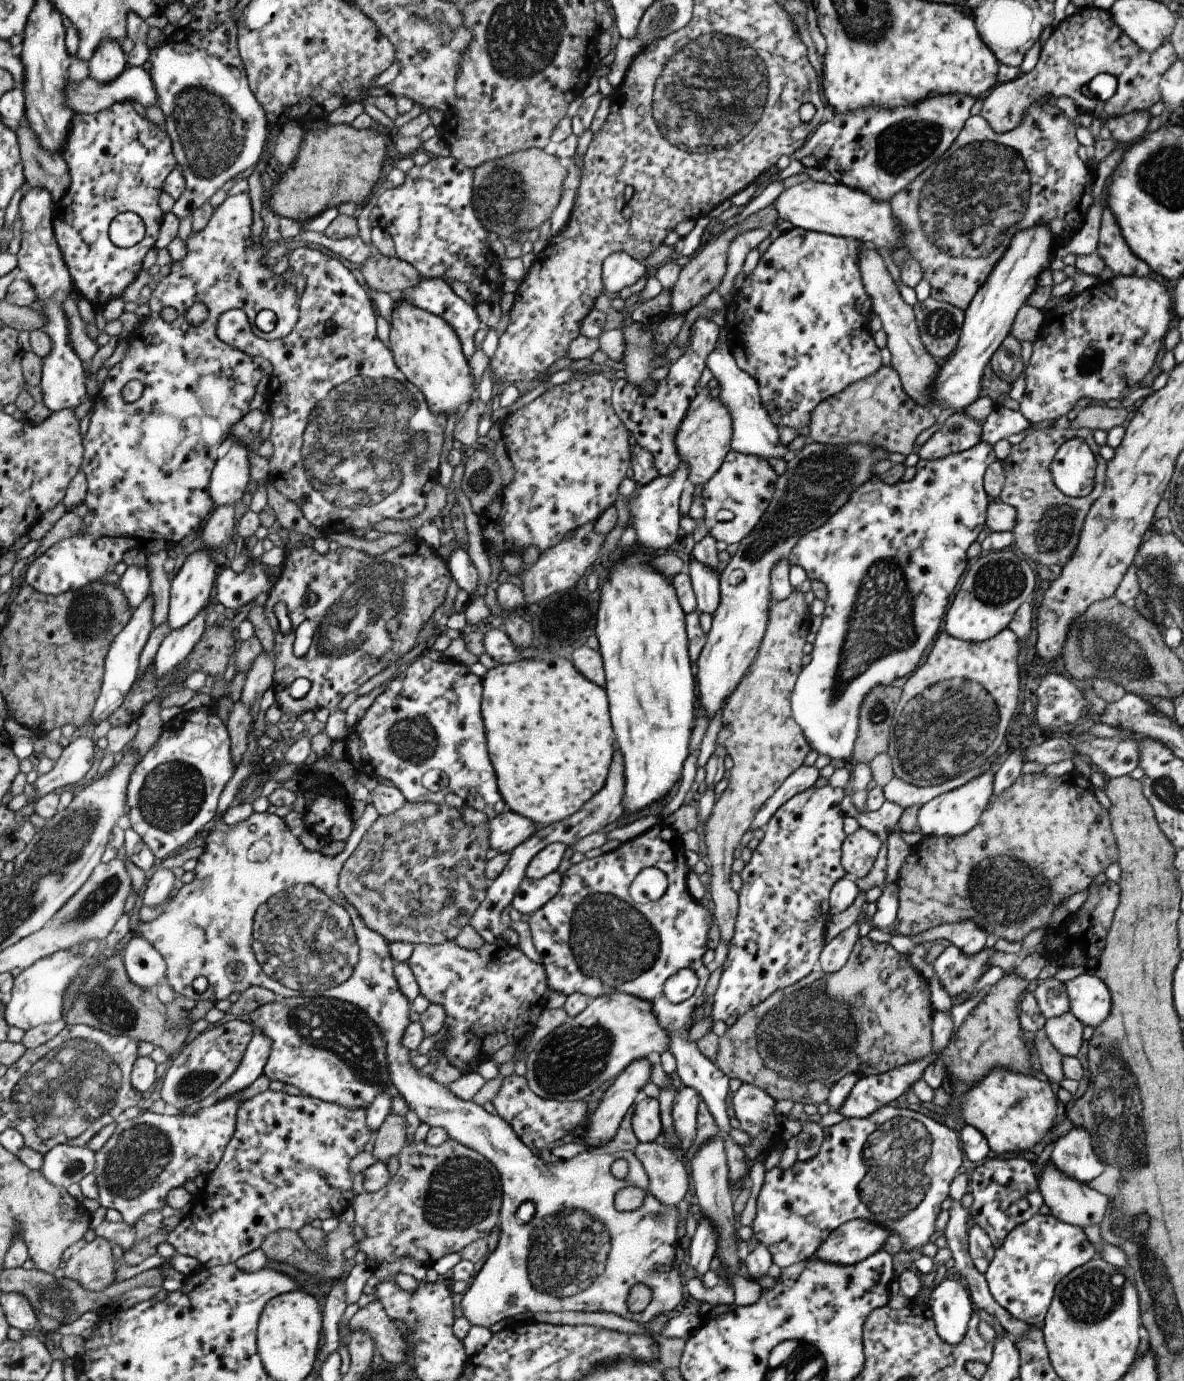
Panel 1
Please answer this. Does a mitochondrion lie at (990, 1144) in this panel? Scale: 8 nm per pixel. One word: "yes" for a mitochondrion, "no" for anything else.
no

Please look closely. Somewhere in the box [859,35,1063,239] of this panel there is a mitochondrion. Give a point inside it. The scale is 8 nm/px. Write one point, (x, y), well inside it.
(903, 145)

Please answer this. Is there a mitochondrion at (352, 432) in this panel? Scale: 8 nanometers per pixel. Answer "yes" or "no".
yes

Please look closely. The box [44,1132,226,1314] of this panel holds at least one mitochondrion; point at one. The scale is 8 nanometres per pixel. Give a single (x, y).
(73, 1167)

